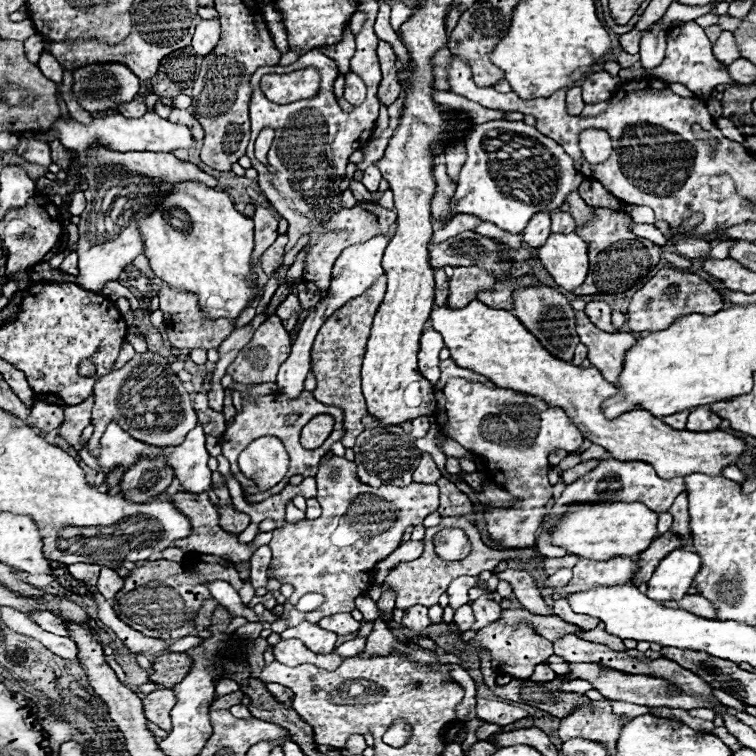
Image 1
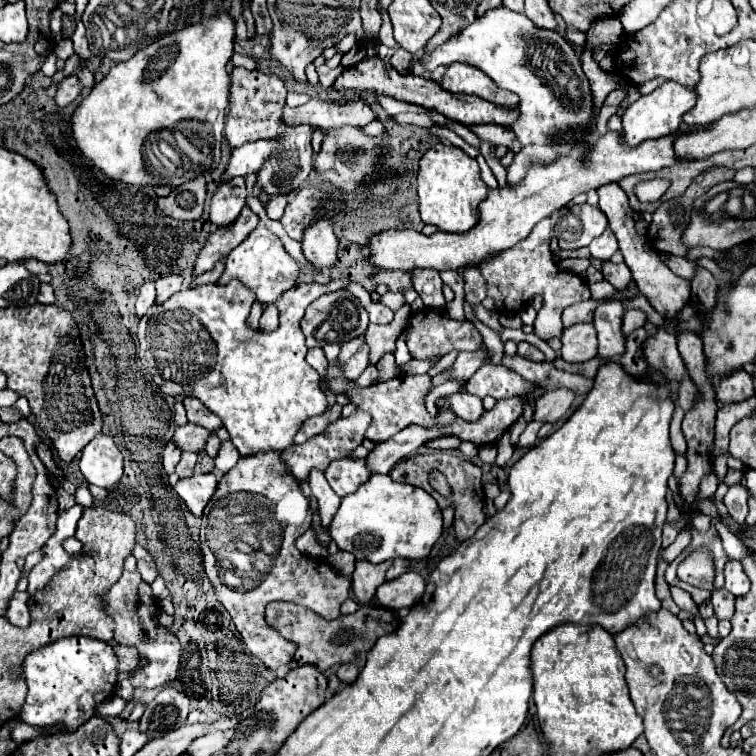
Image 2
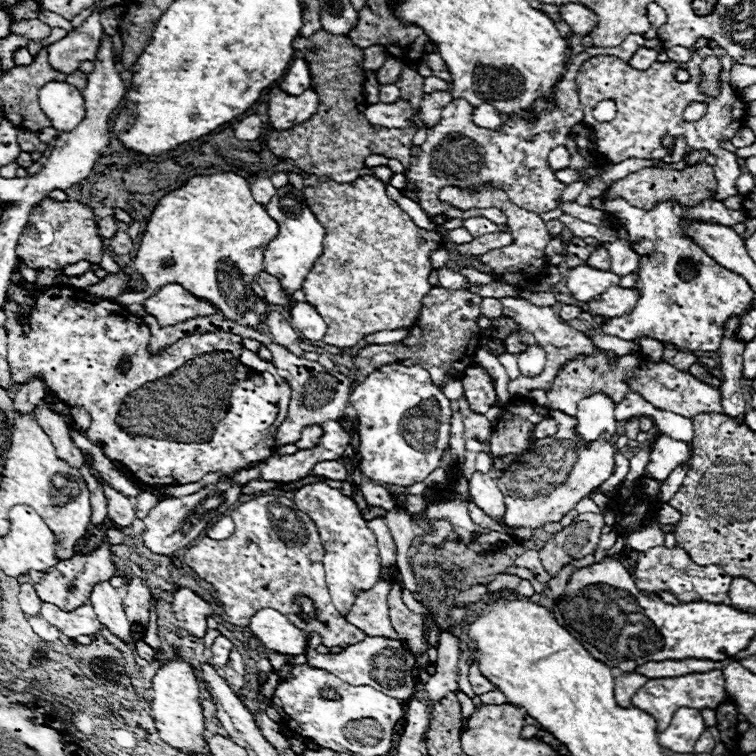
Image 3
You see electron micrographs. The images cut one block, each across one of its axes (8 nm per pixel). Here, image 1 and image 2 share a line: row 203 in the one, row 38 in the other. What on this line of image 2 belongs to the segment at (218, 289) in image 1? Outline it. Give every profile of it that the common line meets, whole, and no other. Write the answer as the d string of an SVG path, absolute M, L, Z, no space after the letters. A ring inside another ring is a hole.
M218 14L216 18L204 20L202 24L186 26L180 32L166 34L164 38L148 44L138 50L130 60L118 62L110 68L102 82L96 82L90 94L76 106L72 114L72 132L82 156L92 162L102 174L110 180L152 186L154 176L146 170L142 160L142 146L152 132L166 130L182 120L190 120L194 128L194 138L224 138L224 118L228 106L230 78L226 74L226 64L232 58L232 40L234 40L234 22L228 14Z

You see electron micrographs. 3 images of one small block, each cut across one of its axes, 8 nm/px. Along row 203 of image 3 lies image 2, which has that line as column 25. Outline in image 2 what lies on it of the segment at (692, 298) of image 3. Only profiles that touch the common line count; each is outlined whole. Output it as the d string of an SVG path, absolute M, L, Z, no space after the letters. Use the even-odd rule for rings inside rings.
M14 592L14 596L8 602L6 608L6 618L10 624L18 626L18 628L26 628L30 624L30 616L28 616L28 592ZM72 636L32 652L24 662L28 696L20 720L38 728L56 722L66 724L66 730L76 730L90 716L98 702L114 694L116 688L116 656L114 648L102 640Z

